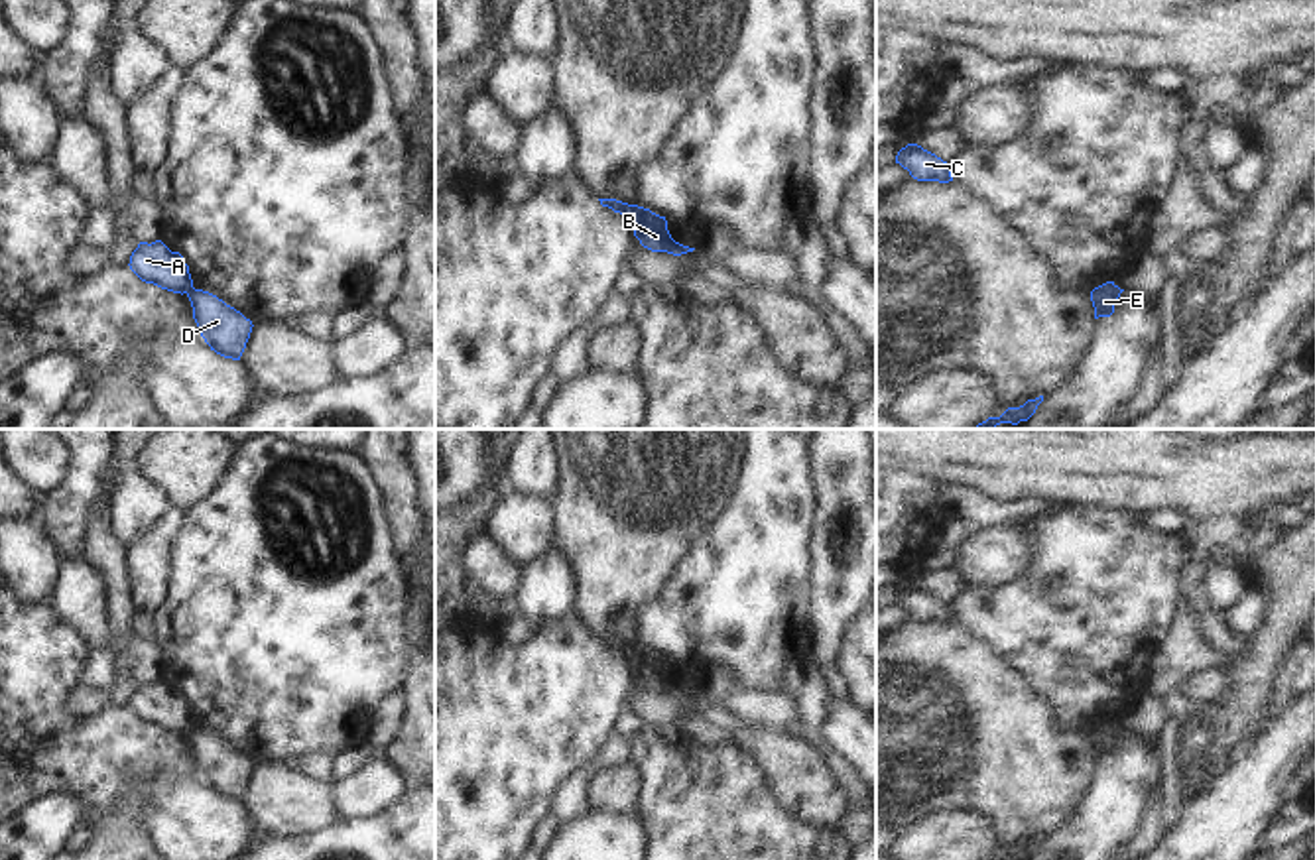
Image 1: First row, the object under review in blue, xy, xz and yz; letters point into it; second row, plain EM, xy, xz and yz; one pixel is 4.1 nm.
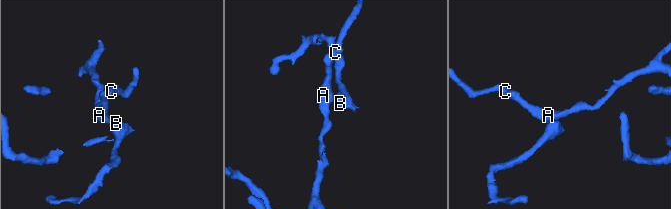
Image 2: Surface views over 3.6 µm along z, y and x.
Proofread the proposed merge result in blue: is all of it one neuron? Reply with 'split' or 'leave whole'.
split

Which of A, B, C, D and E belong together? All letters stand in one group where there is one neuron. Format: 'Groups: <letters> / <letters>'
Groups: A C / B D E

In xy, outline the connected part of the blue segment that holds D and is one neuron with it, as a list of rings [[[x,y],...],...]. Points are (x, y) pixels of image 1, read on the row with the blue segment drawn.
[[[193,287],[187,297],[199,333],[211,350],[240,360],[254,327],[252,321],[209,291]]]

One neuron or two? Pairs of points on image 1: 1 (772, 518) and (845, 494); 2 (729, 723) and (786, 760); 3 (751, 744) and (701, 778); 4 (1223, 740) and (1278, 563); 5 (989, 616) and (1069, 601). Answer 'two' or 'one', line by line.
1: two
2: two
3: two
4: one
5: one

